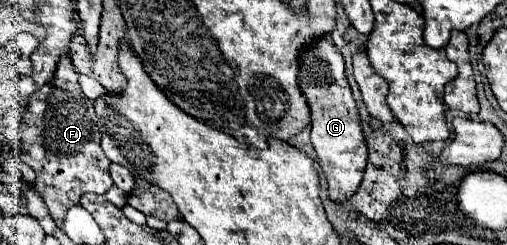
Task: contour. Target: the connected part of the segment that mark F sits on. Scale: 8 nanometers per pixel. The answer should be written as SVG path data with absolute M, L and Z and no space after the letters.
M64 54L64 58L58 62L54 78L50 82L46 82L38 92L34 92L28 98L28 110L22 116L22 124L20 124L20 134L22 134L22 144L20 144L20 158L22 162L26 162L30 168L34 168L36 172L36 180L34 180L34 188L38 190L38 194L44 198L48 212L52 216L52 220L56 222L58 228L62 228L66 210L72 206L80 204L80 196L86 192L94 192L94 194L106 194L106 190L112 186L112 178L108 174L108 166L110 160L104 156L102 146L100 146L100 132L96 128L96 114L94 114L94 106L92 102L84 96L80 84L78 84L78 74L76 68L72 66L72 60L68 54Z

